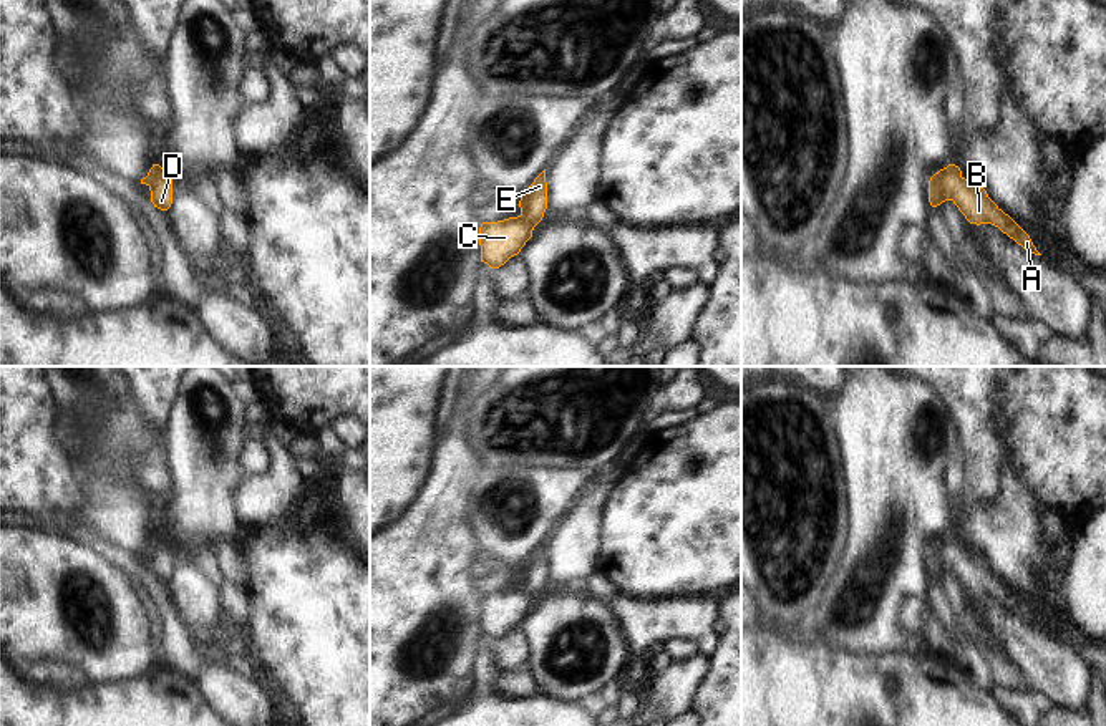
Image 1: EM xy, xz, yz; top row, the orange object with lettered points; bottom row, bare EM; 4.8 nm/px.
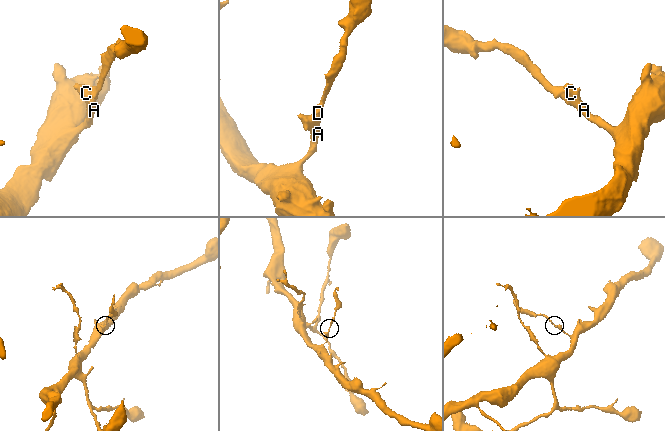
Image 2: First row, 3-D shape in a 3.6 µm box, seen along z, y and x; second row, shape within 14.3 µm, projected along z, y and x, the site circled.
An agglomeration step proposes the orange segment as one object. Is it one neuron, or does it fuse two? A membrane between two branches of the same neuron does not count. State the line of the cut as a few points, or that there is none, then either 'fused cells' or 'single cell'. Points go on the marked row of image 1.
cut none; single cell

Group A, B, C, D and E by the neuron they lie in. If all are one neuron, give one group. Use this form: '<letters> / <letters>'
A B C D E

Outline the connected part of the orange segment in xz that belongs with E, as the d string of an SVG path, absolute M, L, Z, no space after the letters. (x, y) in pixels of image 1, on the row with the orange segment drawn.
M546 169L519 196L521 214L517 217L483 222L479 227L481 262L491 269L499 269L517 255L542 220L547 209Z

